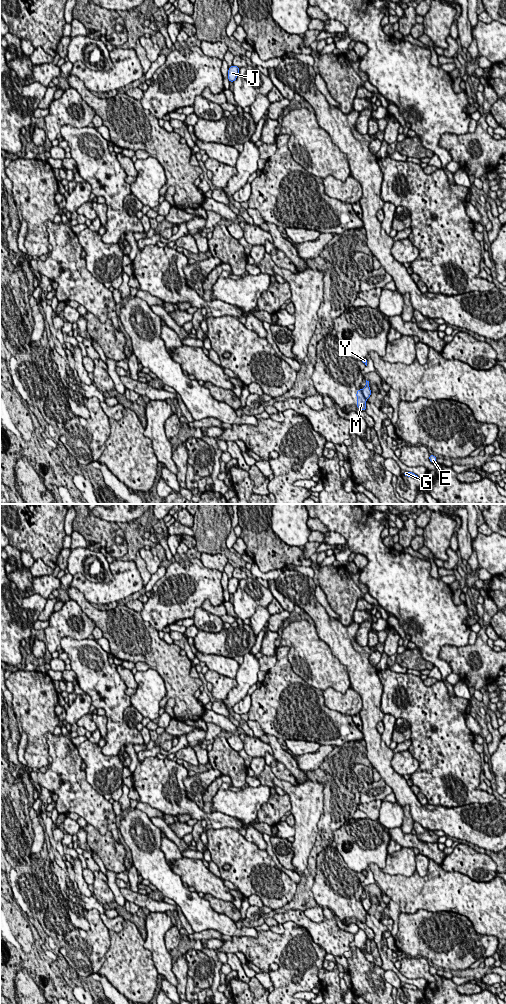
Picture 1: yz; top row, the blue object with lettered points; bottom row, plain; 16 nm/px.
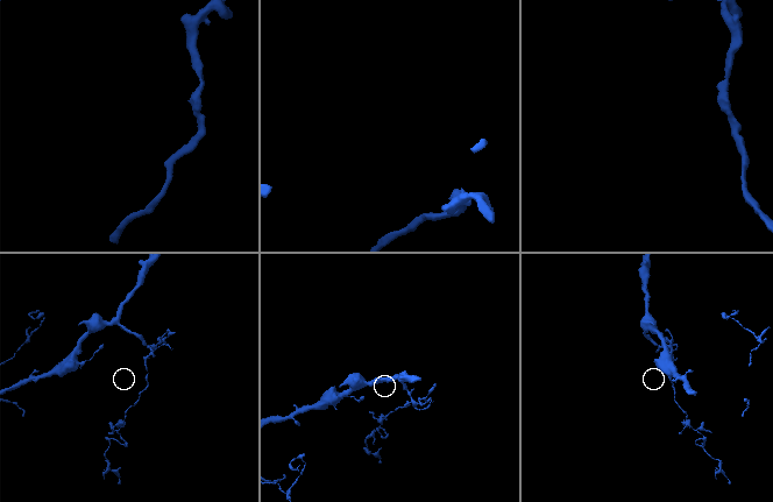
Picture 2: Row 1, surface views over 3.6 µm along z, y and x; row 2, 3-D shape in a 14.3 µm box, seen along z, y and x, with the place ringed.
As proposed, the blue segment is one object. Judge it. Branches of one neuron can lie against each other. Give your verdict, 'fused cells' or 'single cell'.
fused cells

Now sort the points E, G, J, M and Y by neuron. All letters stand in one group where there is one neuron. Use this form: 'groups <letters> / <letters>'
groups E G J Y / M

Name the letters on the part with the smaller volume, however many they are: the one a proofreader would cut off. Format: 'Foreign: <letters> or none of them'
Foreign: M

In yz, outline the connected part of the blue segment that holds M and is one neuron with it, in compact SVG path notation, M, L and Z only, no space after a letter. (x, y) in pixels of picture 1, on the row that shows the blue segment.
M357 389L356 396L357 396L356 406L358 408L360 408L362 411L366 411L366 404L365 403L367 400L364 398L362 390Z

